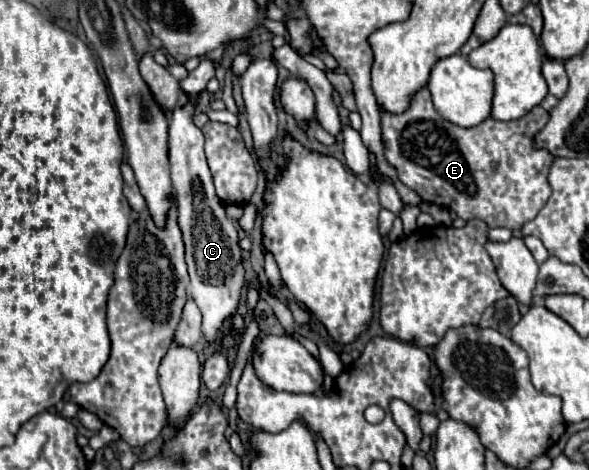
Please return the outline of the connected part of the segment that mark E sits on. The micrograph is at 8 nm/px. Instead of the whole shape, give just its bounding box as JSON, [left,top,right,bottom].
[381,85,555,231]

